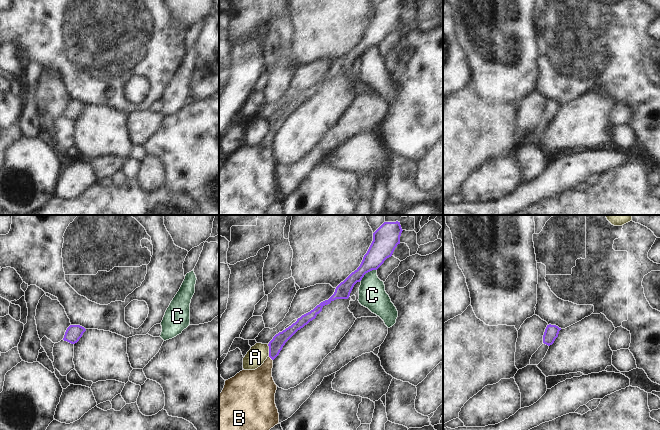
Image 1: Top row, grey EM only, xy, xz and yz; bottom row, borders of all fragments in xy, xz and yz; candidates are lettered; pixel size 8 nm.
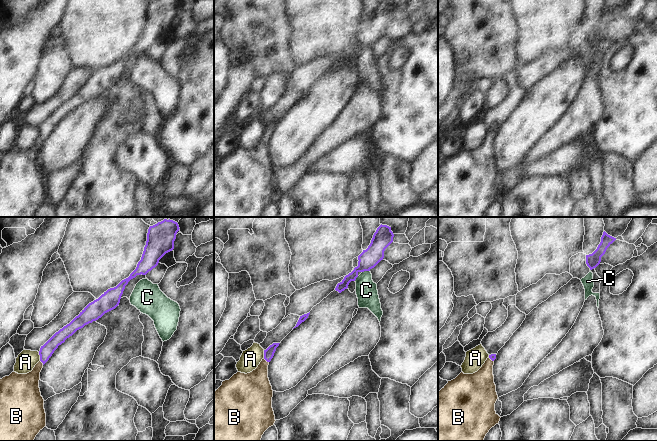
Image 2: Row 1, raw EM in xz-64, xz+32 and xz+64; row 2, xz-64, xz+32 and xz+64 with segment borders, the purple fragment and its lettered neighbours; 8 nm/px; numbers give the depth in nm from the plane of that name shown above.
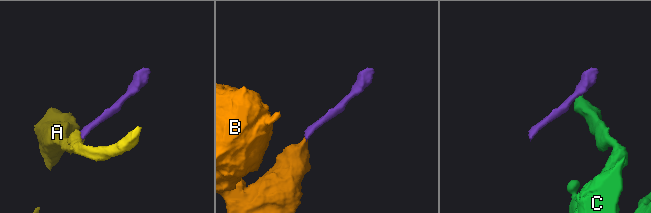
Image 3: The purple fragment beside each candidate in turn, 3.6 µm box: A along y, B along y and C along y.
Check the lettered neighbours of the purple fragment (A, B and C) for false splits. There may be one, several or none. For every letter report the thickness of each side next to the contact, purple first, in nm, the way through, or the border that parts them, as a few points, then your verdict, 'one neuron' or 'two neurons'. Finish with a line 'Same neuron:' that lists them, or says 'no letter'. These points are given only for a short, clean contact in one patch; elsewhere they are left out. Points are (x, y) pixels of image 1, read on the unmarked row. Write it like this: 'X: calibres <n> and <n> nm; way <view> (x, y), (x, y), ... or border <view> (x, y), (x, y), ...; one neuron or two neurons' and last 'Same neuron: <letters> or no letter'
A: calibres 110 and 160 nm; two neurons
B: calibres 110 and 260 nm; way xz (276, 120), (274, 128), (270, 133), (268, 141), (257, 161); one neuron
C: calibres 190 and 220 nm; border xz (376, 45), (368, 47), (359, 57); two neurons
Same neuron: B

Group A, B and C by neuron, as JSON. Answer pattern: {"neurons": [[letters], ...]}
{"neurons": [["A"], ["B"], ["C"]]}

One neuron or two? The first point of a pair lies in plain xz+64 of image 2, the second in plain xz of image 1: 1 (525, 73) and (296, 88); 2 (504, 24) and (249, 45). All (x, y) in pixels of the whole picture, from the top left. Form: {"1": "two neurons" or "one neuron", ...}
{"1": "one neuron", "2": "two neurons"}

